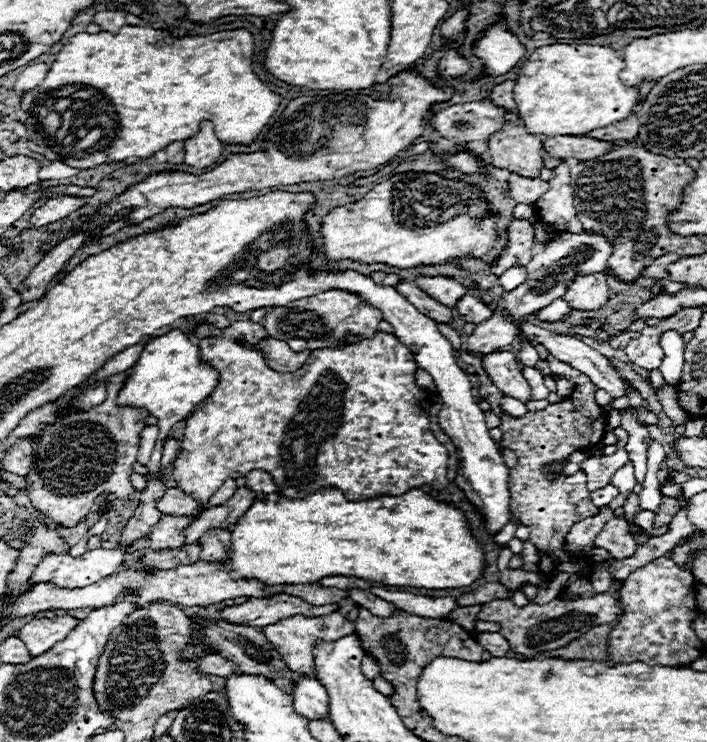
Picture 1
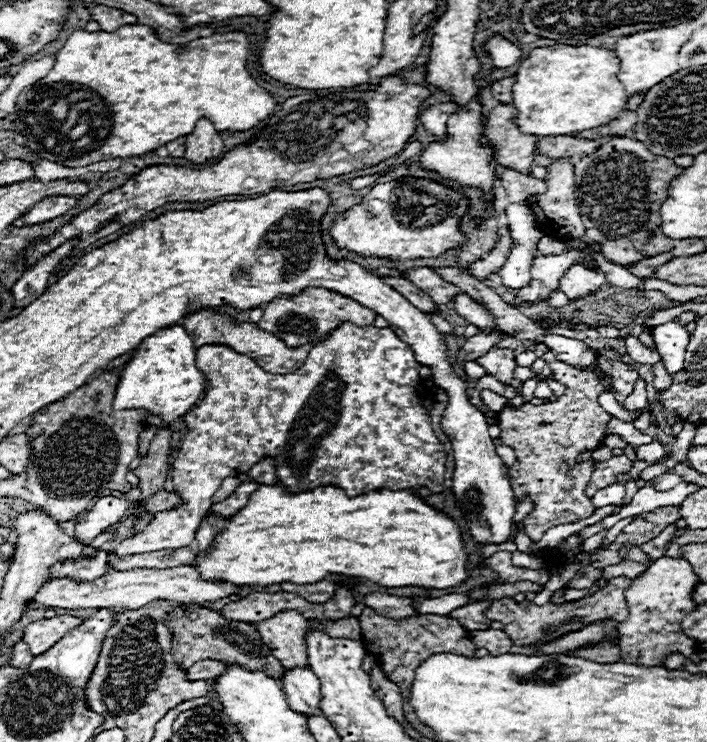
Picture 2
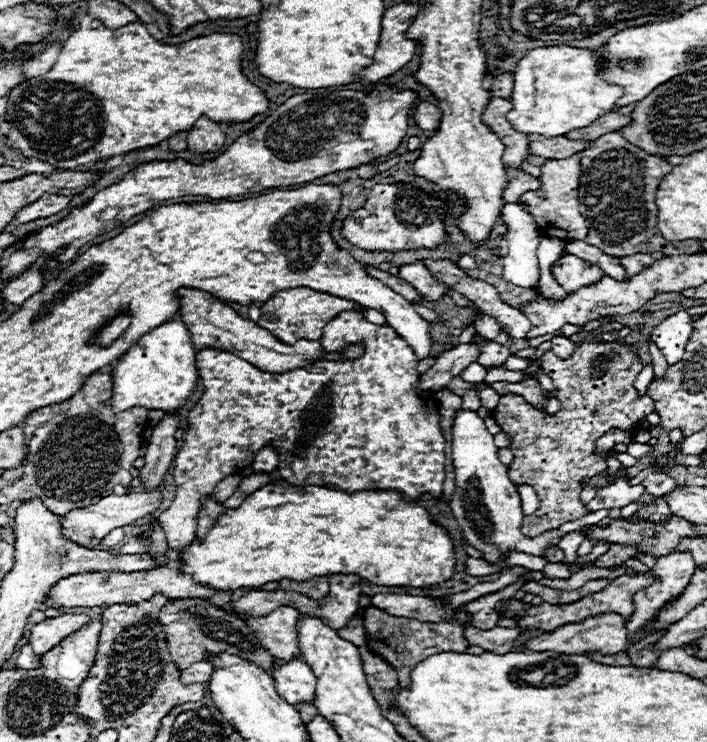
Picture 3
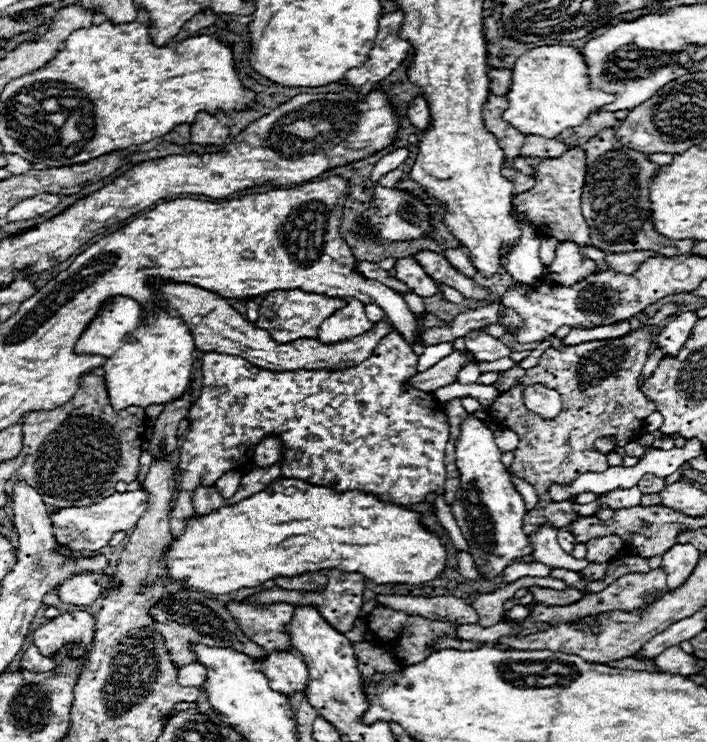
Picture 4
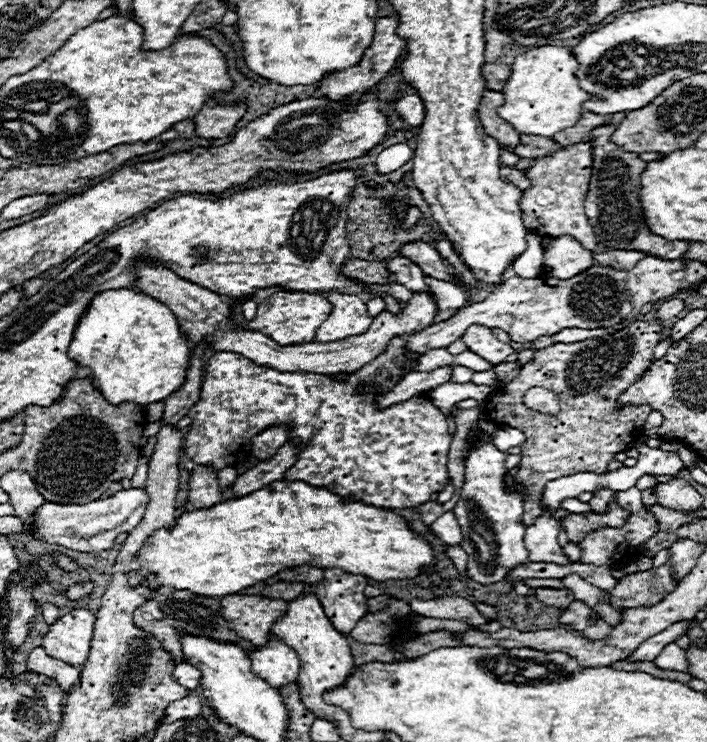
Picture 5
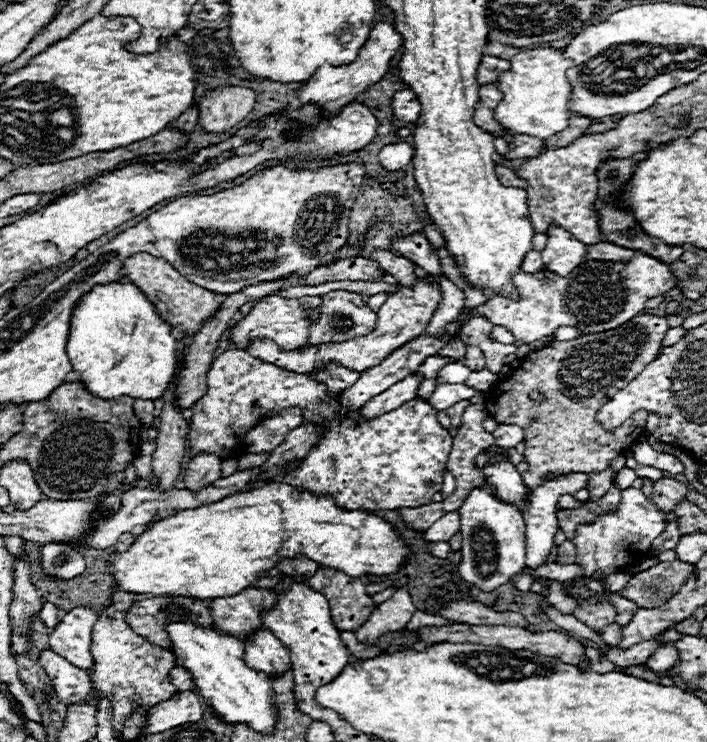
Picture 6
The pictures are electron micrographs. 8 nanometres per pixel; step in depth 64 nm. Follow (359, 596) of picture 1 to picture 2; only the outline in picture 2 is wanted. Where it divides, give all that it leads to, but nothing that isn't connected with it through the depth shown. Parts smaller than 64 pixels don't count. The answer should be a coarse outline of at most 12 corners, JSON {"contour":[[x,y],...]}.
{"contour":[[370,592],[362,604],[386,618],[418,614],[408,598]]}

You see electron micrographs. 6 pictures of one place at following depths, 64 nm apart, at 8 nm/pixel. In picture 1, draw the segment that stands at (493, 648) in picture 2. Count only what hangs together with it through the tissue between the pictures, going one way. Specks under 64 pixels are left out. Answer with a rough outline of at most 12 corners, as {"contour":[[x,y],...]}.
{"contour":[[484,632],[476,642],[492,656],[508,656],[508,642],[498,632]]}

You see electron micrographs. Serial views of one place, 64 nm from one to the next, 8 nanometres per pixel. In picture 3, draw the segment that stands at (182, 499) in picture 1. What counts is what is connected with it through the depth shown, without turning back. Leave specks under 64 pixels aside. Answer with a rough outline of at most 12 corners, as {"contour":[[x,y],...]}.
{"contour":[[158,490],[104,496],[62,516],[62,534],[98,546],[112,530],[154,514]]}

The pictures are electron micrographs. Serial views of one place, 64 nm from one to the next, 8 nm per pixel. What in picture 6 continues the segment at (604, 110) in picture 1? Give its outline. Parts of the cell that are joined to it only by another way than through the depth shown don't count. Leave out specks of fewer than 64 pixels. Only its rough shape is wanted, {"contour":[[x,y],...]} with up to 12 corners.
{"contour":[[532,48],[500,74],[494,118],[540,140],[568,128],[574,66]]}

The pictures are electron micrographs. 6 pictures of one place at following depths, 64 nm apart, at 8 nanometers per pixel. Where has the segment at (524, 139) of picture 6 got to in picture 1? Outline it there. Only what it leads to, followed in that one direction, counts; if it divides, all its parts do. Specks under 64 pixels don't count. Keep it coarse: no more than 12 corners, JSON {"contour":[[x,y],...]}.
{"contour":[[552,136],[542,144],[550,156],[580,162],[608,154],[612,142],[588,136]]}

